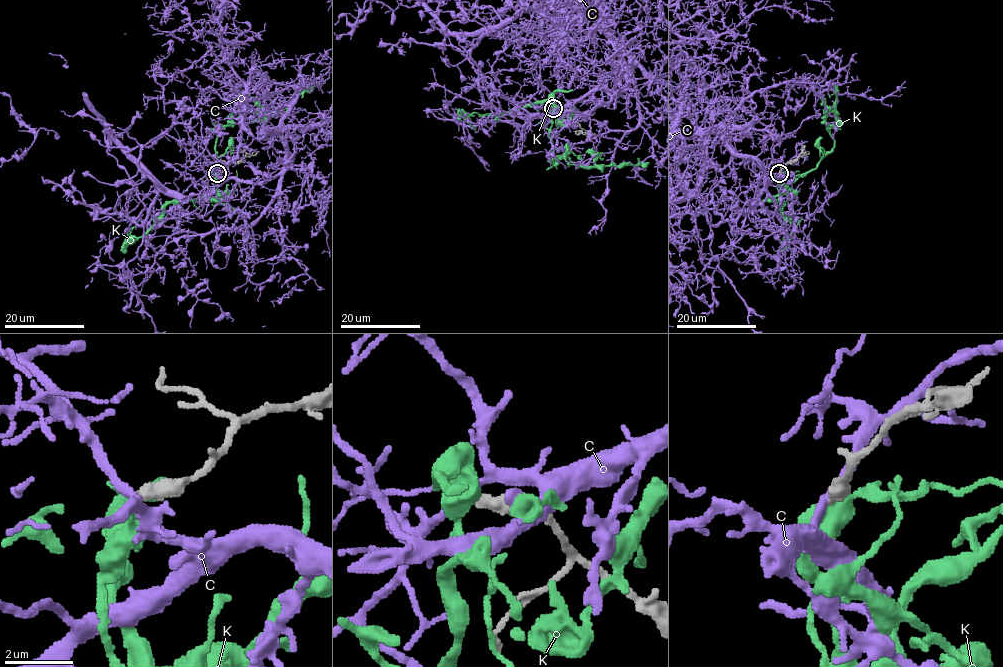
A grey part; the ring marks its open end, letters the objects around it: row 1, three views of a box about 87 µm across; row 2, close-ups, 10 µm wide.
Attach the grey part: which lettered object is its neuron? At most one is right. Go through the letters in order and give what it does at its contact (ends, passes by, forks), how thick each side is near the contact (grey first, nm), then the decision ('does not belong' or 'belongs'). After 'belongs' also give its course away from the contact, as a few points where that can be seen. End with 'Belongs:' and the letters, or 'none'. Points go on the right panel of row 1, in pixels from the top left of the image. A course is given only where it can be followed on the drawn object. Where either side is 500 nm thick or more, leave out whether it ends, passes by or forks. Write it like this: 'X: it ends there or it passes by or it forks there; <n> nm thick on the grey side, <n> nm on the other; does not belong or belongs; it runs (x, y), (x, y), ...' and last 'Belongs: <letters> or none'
C: it passes by; 380 nm thick on the grey side, 240 nm on the other; does not belong
K: 320 nm thick on the grey side, 600 nm on the other; does not belong
Belongs: none

